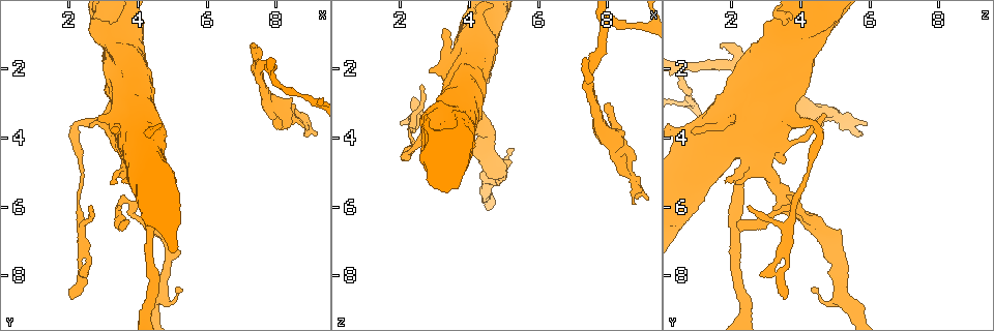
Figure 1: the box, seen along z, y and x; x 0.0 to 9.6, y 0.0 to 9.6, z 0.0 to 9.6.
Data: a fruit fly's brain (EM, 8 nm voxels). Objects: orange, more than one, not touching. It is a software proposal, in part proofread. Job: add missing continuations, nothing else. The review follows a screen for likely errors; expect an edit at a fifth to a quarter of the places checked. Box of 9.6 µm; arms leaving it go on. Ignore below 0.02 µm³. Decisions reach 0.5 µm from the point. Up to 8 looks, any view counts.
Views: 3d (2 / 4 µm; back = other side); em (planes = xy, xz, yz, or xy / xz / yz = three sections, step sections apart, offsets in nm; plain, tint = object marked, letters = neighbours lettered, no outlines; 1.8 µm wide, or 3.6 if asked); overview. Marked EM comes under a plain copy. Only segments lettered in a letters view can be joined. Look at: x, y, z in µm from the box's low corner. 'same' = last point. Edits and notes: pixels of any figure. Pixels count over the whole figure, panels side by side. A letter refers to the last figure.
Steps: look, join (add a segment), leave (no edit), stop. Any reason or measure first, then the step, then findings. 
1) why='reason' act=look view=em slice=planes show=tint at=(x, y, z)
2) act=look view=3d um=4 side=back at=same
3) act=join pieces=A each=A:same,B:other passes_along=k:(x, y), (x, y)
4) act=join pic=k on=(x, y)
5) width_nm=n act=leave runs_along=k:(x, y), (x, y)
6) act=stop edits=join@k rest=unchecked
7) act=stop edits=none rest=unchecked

why='branch stops here' act=look view=em slice=planes show=letters at=(3.75, 6.45, 2.20)

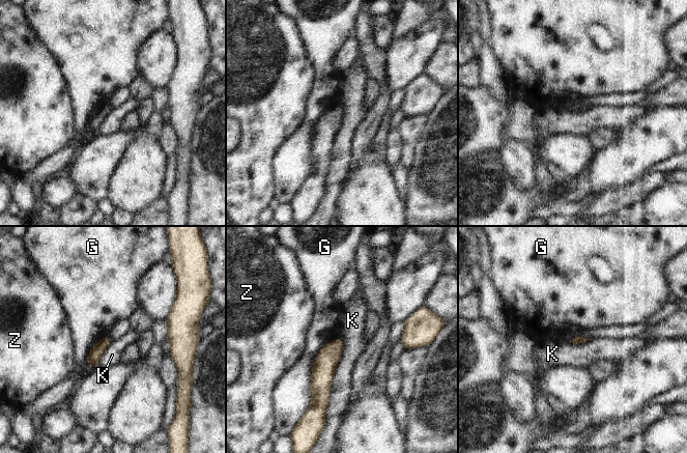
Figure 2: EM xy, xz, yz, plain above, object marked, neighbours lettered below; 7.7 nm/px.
act=leave each=G:other,K:other,Z:other runs_along=2:(339, 341), (322, 368), (320, 400) found='no lettered segment goes on from it'

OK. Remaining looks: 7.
why='branch point' act=look view=em slice=planes show=tint at=(2.40, 7.30, 3.60)

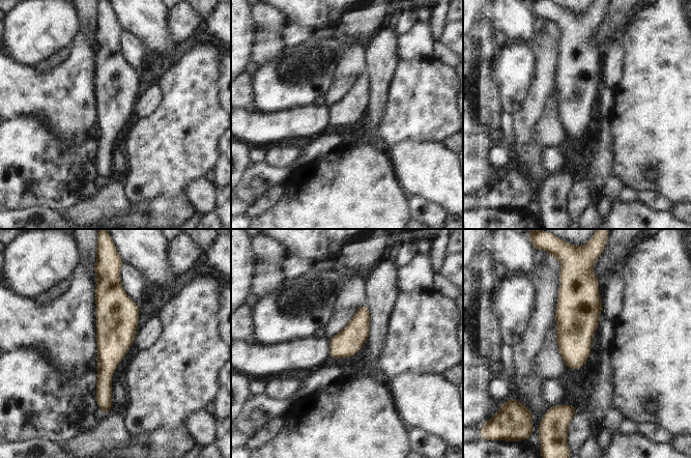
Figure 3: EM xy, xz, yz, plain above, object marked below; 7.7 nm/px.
act=look view=em slice=planes show=letters at=same

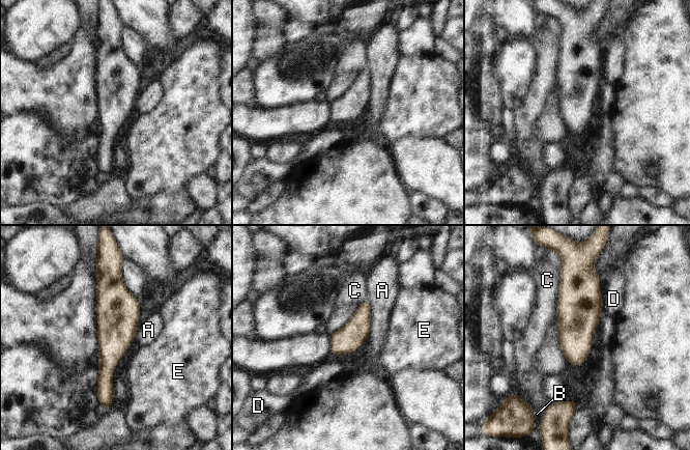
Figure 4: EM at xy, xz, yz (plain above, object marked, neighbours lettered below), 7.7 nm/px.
act=leave each=A:other,B:other,C:other,D:other,E:other found='no lettered segment goes on from it'

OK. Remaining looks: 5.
why='tapers out' act=look view=3d um=4 at=(8.75, 3.65, 4.65)

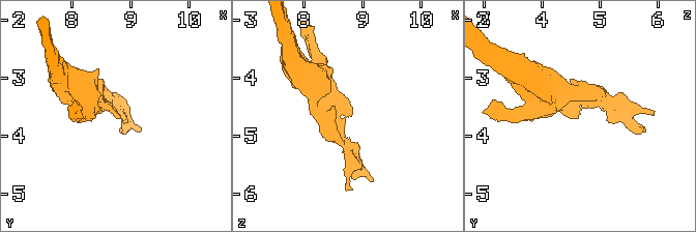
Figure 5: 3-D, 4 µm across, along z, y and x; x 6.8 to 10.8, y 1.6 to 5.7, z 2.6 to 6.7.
act=look view=em slice=yz step=8 show=letters at=(8.80, 3.65, 4.60)

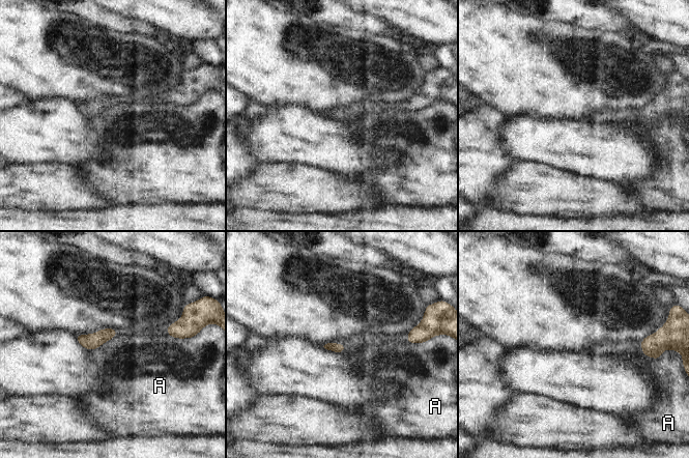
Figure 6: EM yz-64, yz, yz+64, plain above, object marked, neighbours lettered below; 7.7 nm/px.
act=leave each=A:other border=6:(112, 338), (90, 350) found='no lettered segment goes on from it'

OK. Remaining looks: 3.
act=stop edits=none rest=unchecked

